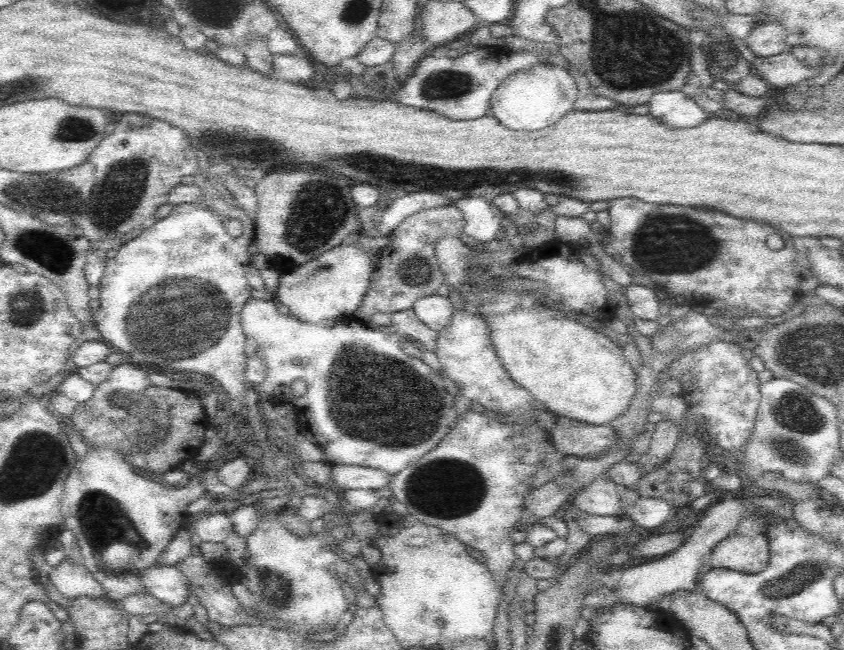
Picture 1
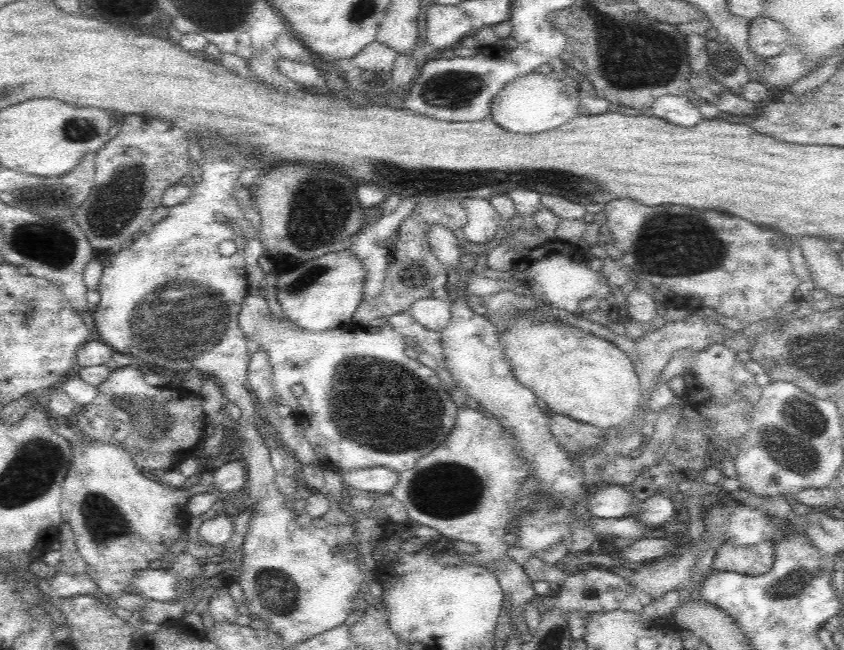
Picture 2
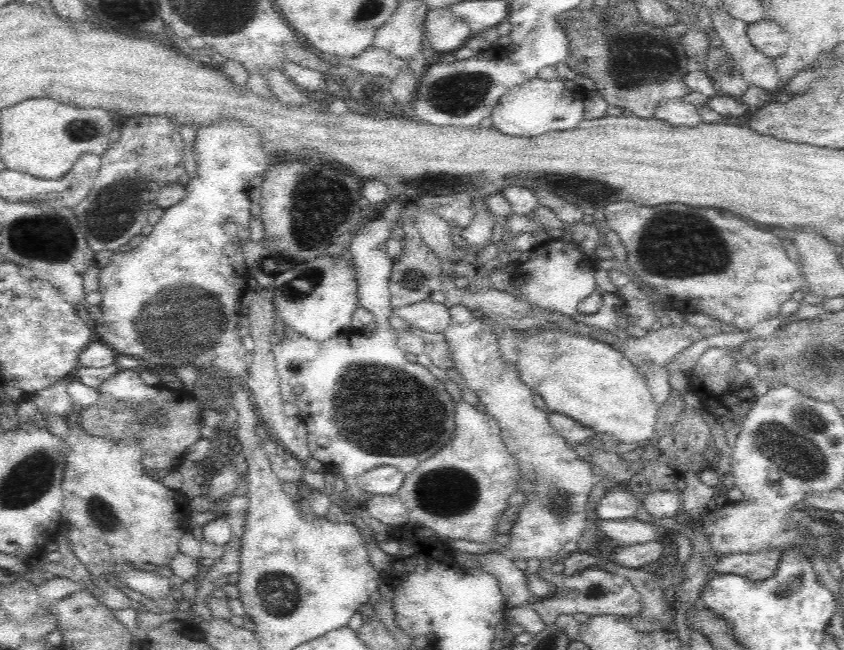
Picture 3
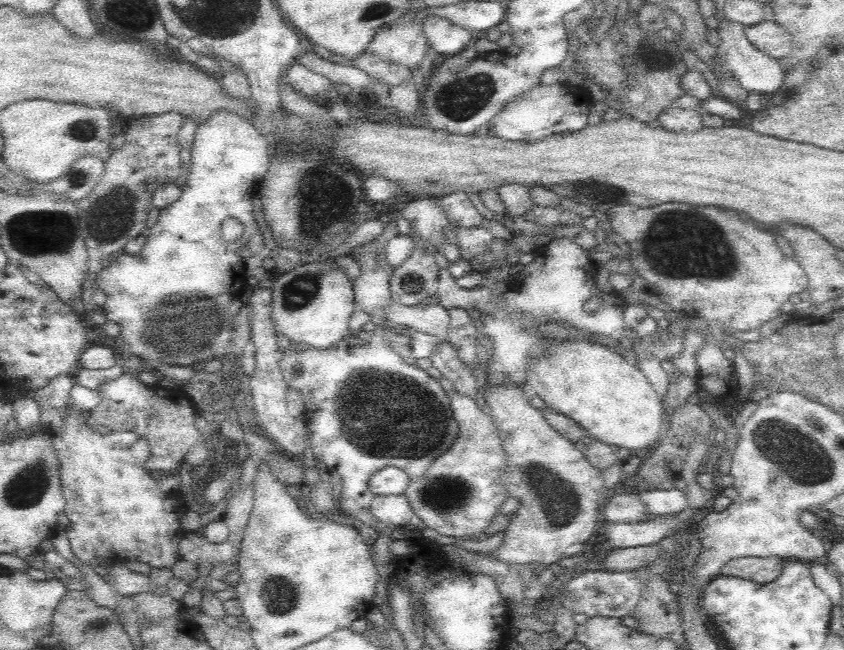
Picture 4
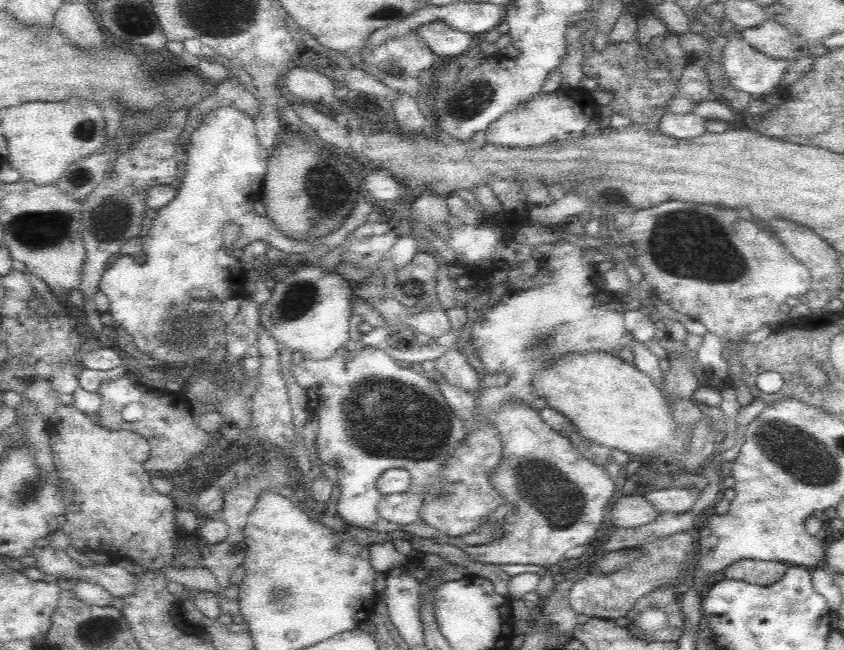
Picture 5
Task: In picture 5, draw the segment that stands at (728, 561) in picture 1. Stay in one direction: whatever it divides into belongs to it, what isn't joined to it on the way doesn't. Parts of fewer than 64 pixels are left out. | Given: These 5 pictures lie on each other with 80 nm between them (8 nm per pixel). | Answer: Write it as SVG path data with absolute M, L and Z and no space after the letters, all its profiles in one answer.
M744 559L731 564L724 570L726 578L748 581L752 586L774 584L786 572L787 563L765 560Z

